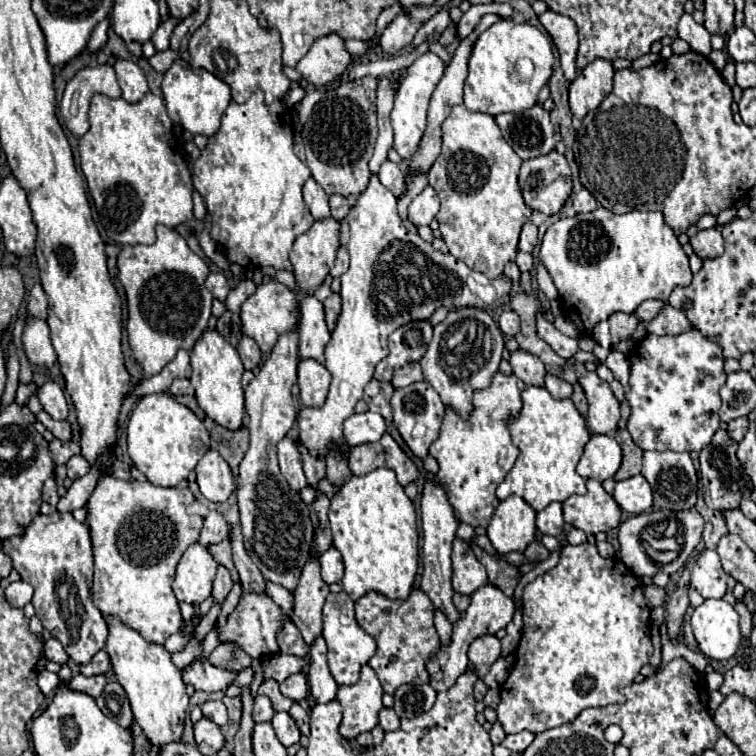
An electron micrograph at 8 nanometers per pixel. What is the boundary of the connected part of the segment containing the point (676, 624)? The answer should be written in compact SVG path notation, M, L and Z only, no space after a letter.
M677 588L667 602L667 634L669 634L671 640L679 638L687 606L689 606L687 588Z

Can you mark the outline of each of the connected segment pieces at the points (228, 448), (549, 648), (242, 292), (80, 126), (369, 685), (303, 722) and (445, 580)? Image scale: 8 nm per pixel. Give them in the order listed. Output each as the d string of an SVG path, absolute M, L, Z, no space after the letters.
M177 396L177 402L185 404L187 408L191 408L195 412L195 416L205 424L205 428L211 434L211 448L217 450L231 468L237 468L239 462L243 460L247 448L249 448L249 432L247 426L241 426L239 430L227 430L223 426L219 426L217 422L213 422L197 404L195 396Z
M567 544L557 566L523 588L523 630L515 654L515 666L501 686L501 704L497 706L505 734L517 734L521 730L539 734L575 720L587 708L621 704L625 698L619 688L633 684L639 670L653 656L649 606L643 598L643 584L619 558L601 558L593 544Z
M245 280L245 282L241 282L235 290L231 290L229 292L229 296L227 296L227 310L231 310L231 312L239 312L239 308L241 308L241 304L255 292L255 282L251 282L251 280Z
M99 64L95 68L83 68L73 76L73 80L69 80L63 92L59 114L73 136L83 136L89 130L87 110L91 96L97 92L113 98L121 96L121 88L117 84L113 66Z
M361 666L361 678L357 684L339 686L337 702L343 706L343 720L339 732L343 738L357 738L361 732L377 726L377 714L383 708L383 688L371 666Z
M291 706L289 714L291 714L291 716L293 716L293 720L297 722L297 726L299 726L301 734L309 736L309 712L307 712L303 706Z
M425 482L423 498L421 498L421 526L423 526L423 578L421 578L421 590L431 598L435 608L443 610L449 620L457 620L461 616L451 602L453 588L451 588L451 544L455 540L457 530L457 518L453 514L451 504L447 502L445 490L441 484L429 484Z

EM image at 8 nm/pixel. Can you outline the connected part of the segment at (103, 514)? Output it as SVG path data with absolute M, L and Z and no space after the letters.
M111 474L99 478L89 502L87 522L93 540L95 554L95 576L93 576L93 602L103 614L119 616L127 626L137 630L145 640L163 644L171 634L181 630L181 612L177 598L173 596L171 582L175 578L175 566L181 552L199 538L203 524L201 516L189 514L187 506L193 502L189 488L161 488L151 482L123 482Z

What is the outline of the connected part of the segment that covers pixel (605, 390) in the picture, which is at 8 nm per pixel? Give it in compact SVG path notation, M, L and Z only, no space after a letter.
M575 364L579 384L585 390L589 402L587 426L593 434L613 434L617 430L619 400L613 396L607 382L603 382L595 372L587 372L583 364Z

